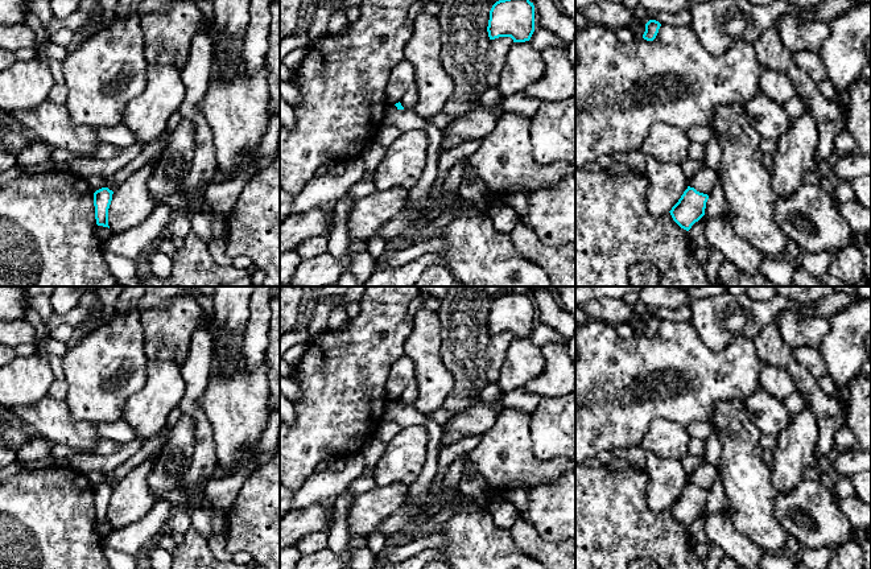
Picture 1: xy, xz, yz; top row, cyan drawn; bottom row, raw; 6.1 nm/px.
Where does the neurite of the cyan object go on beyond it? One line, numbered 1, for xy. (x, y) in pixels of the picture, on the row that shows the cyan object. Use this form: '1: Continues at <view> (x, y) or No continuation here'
1: No continuation here

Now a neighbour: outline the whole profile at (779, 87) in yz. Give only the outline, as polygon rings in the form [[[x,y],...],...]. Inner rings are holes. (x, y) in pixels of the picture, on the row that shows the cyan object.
[[[771,69],[764,70],[759,81],[759,90],[781,106],[797,94],[797,88],[788,75]]]

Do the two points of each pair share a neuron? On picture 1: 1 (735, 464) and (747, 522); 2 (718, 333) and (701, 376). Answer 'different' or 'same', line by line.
1: same
2: different

